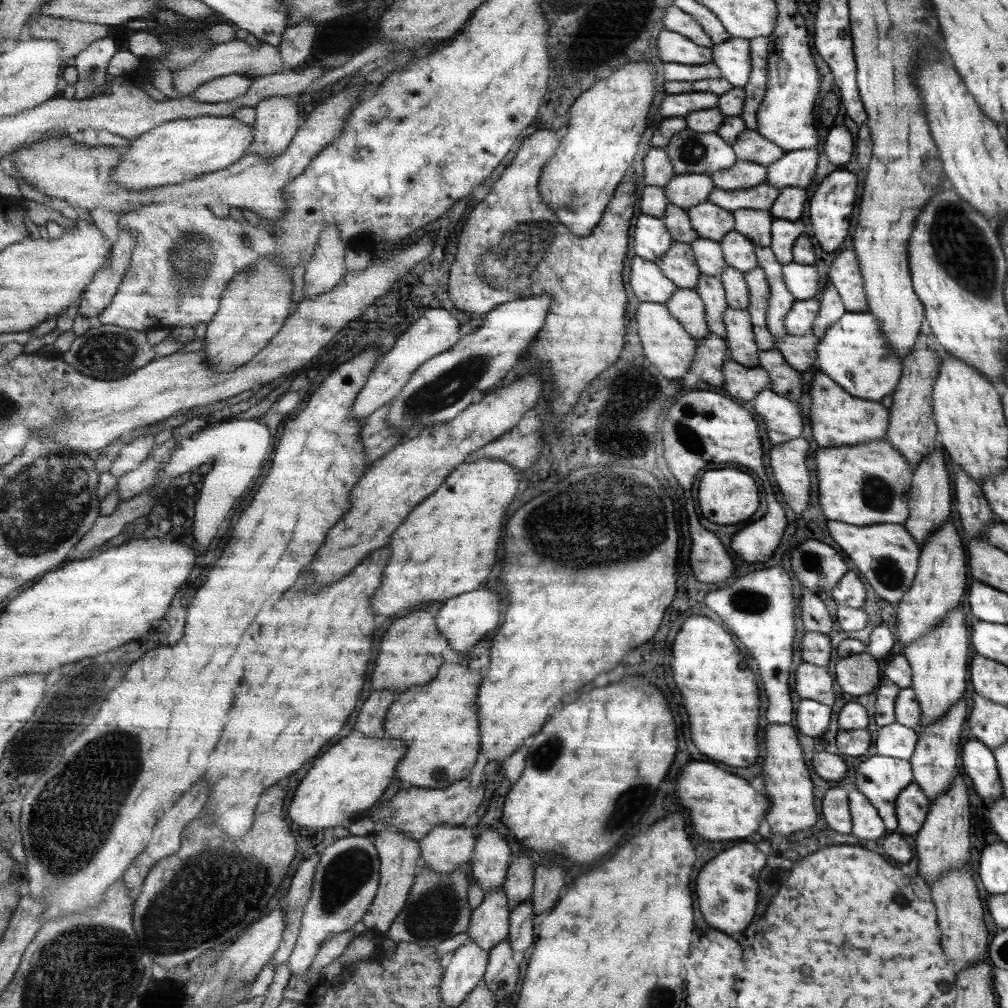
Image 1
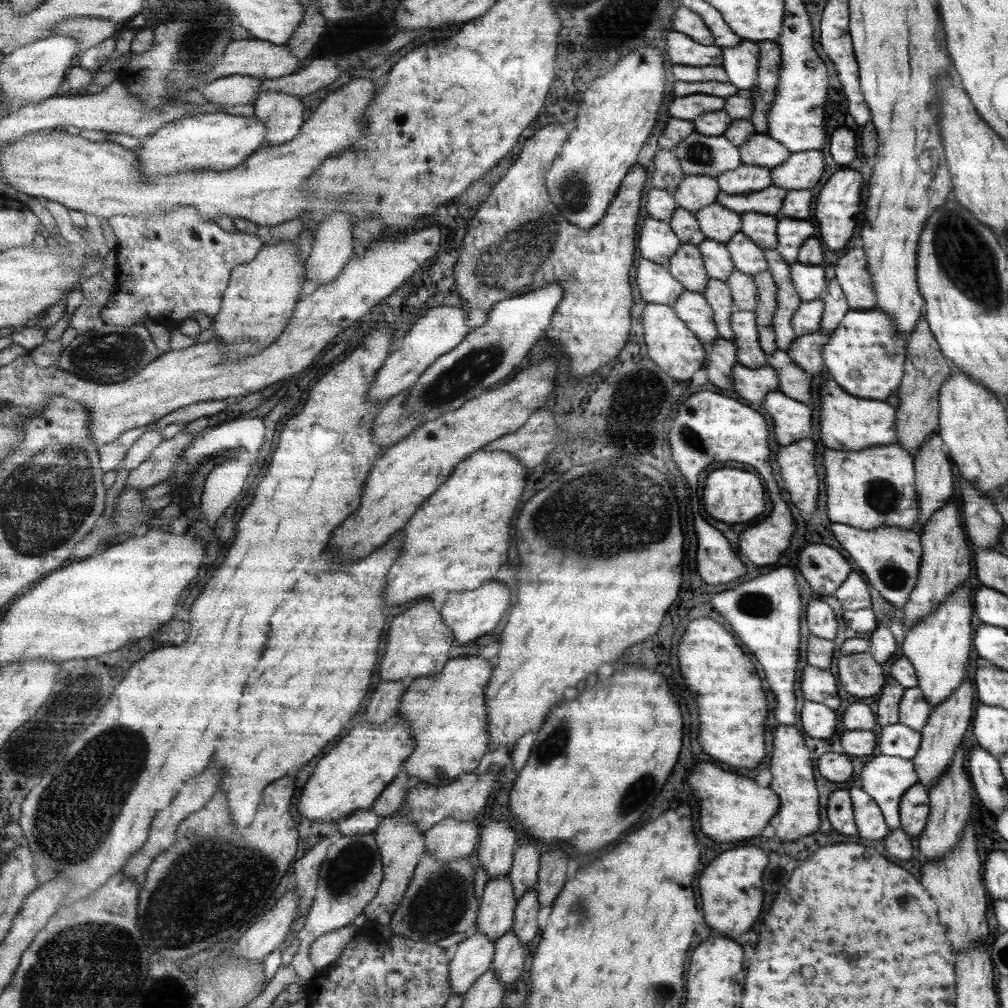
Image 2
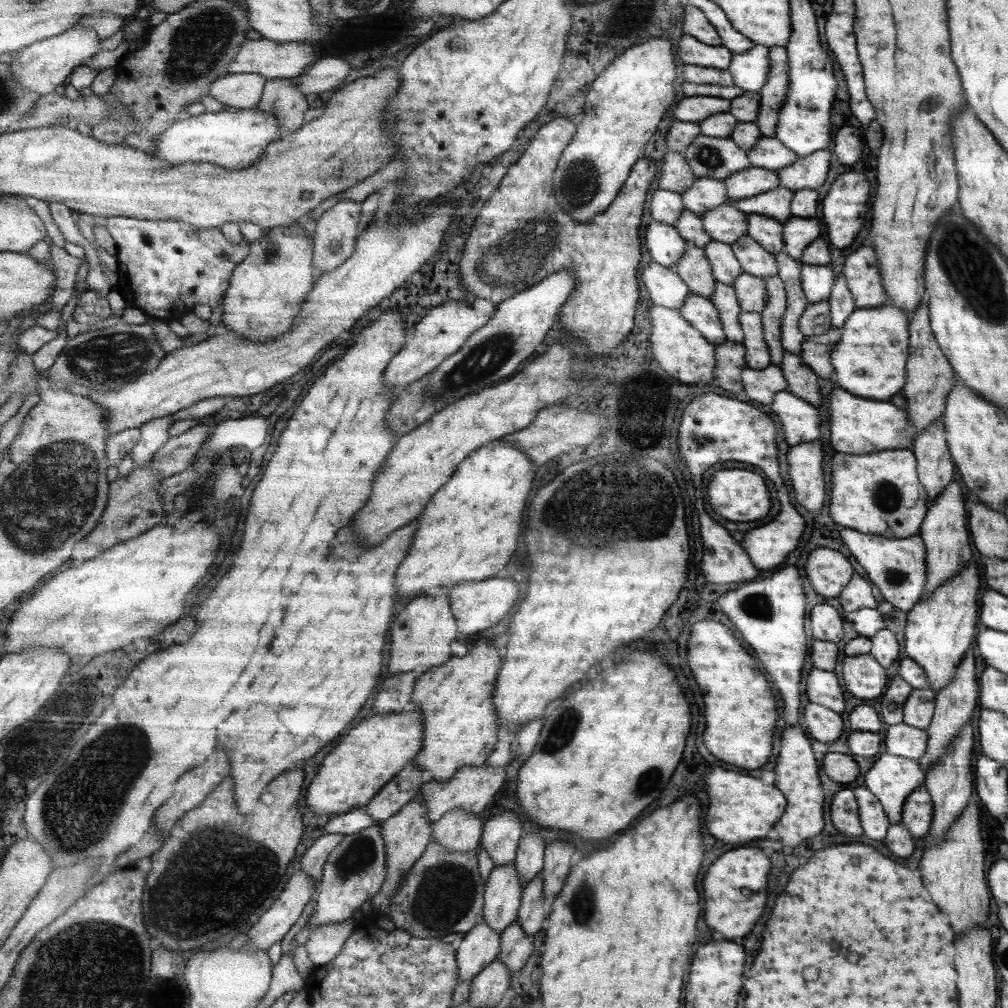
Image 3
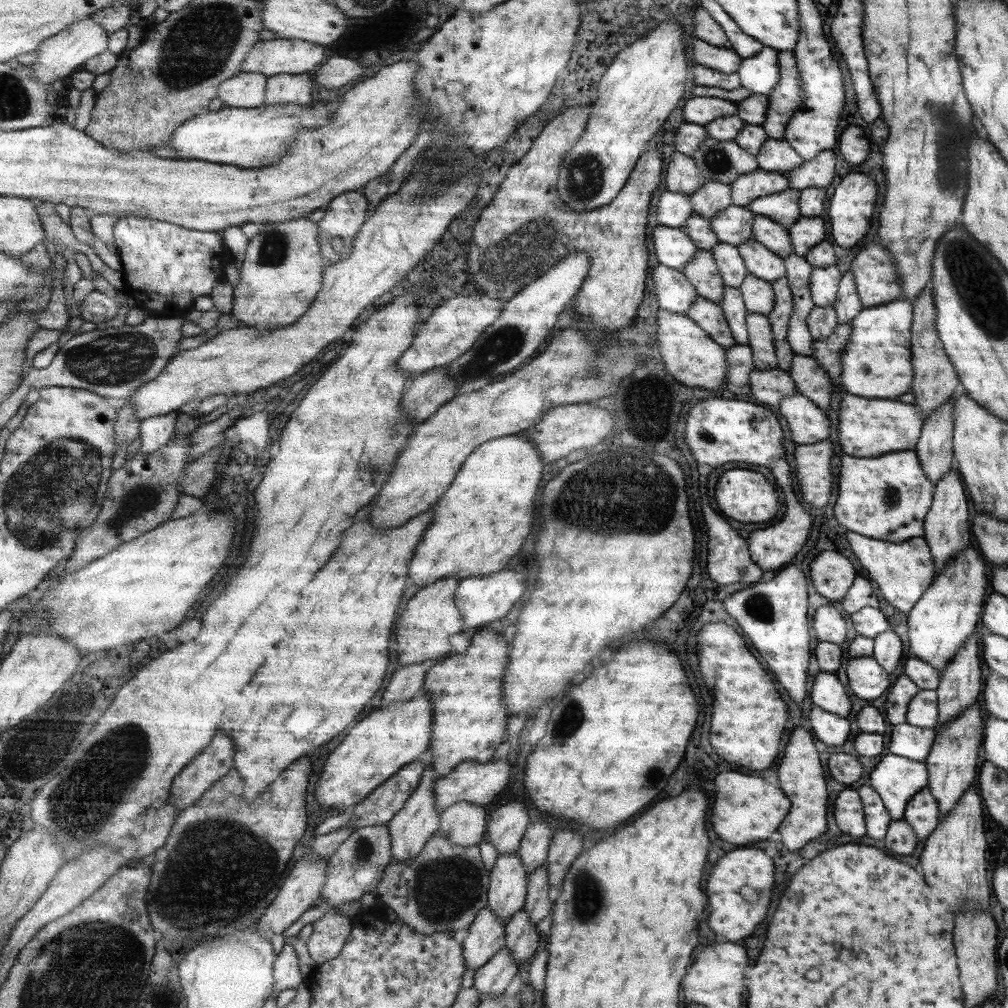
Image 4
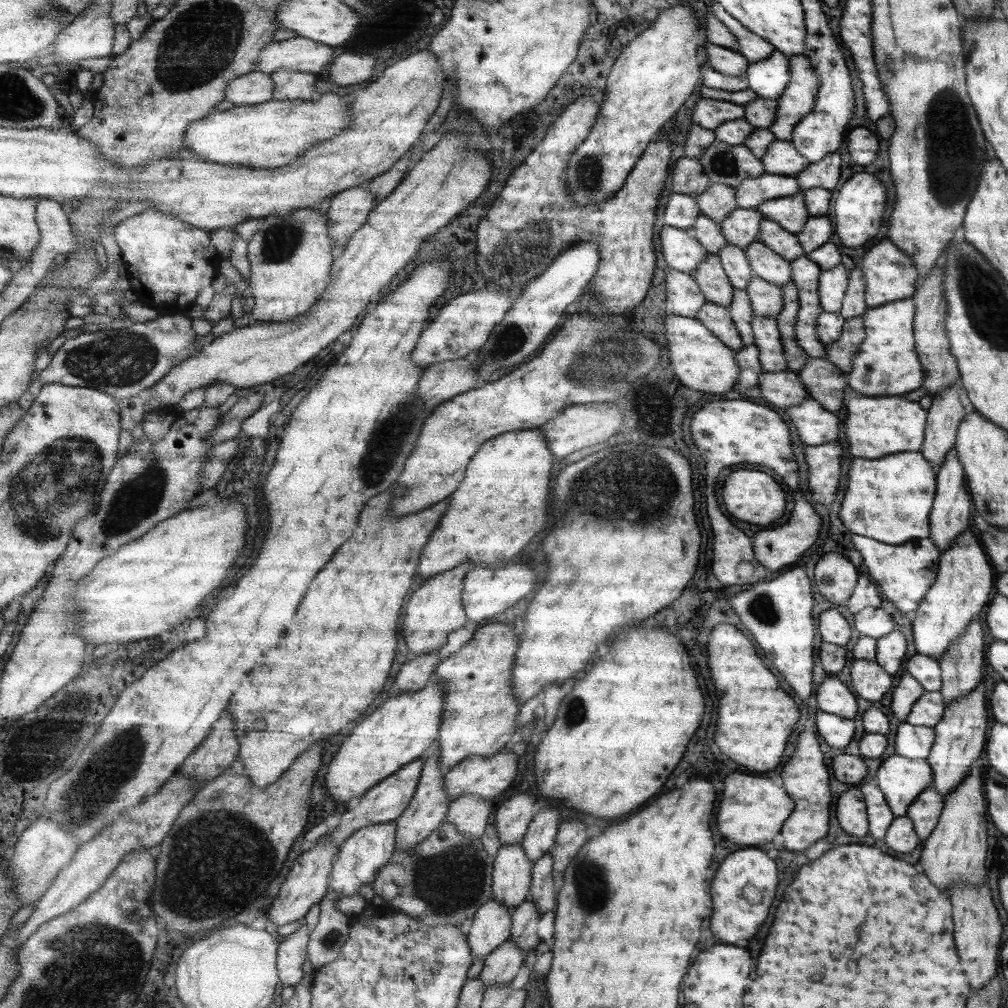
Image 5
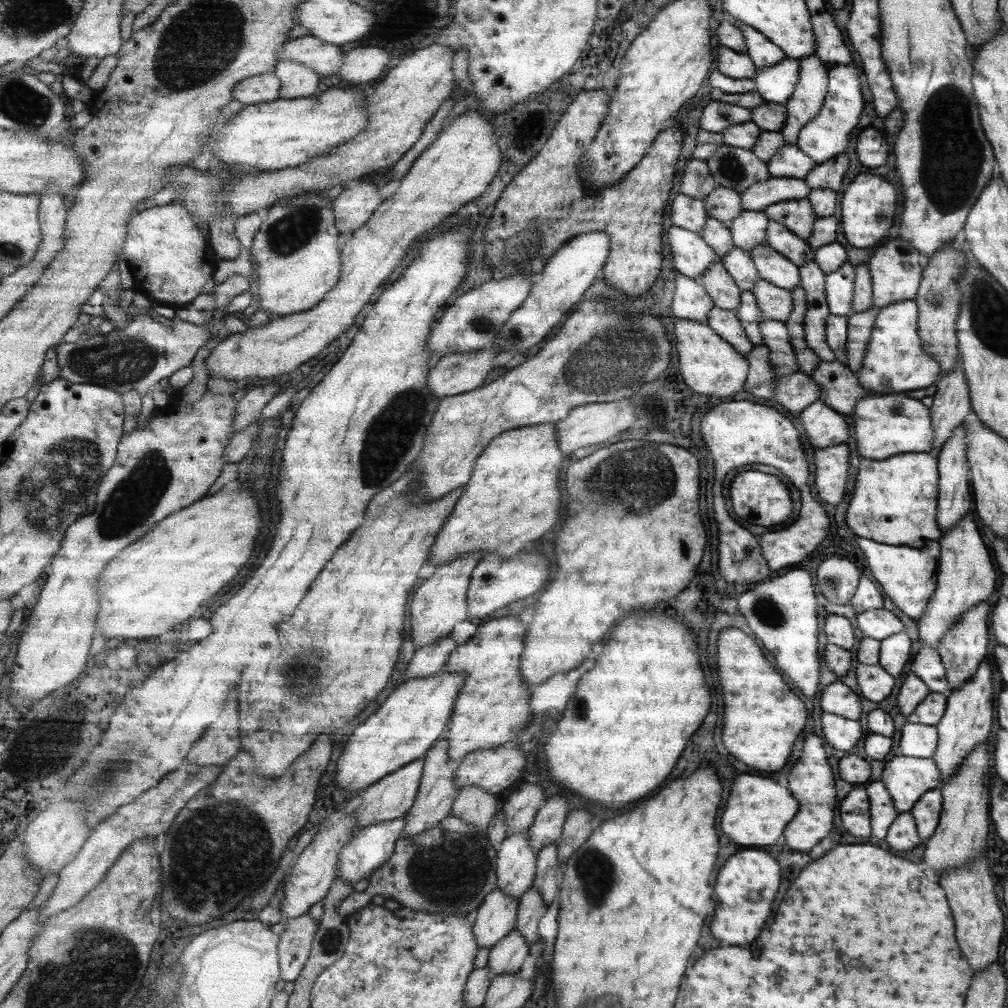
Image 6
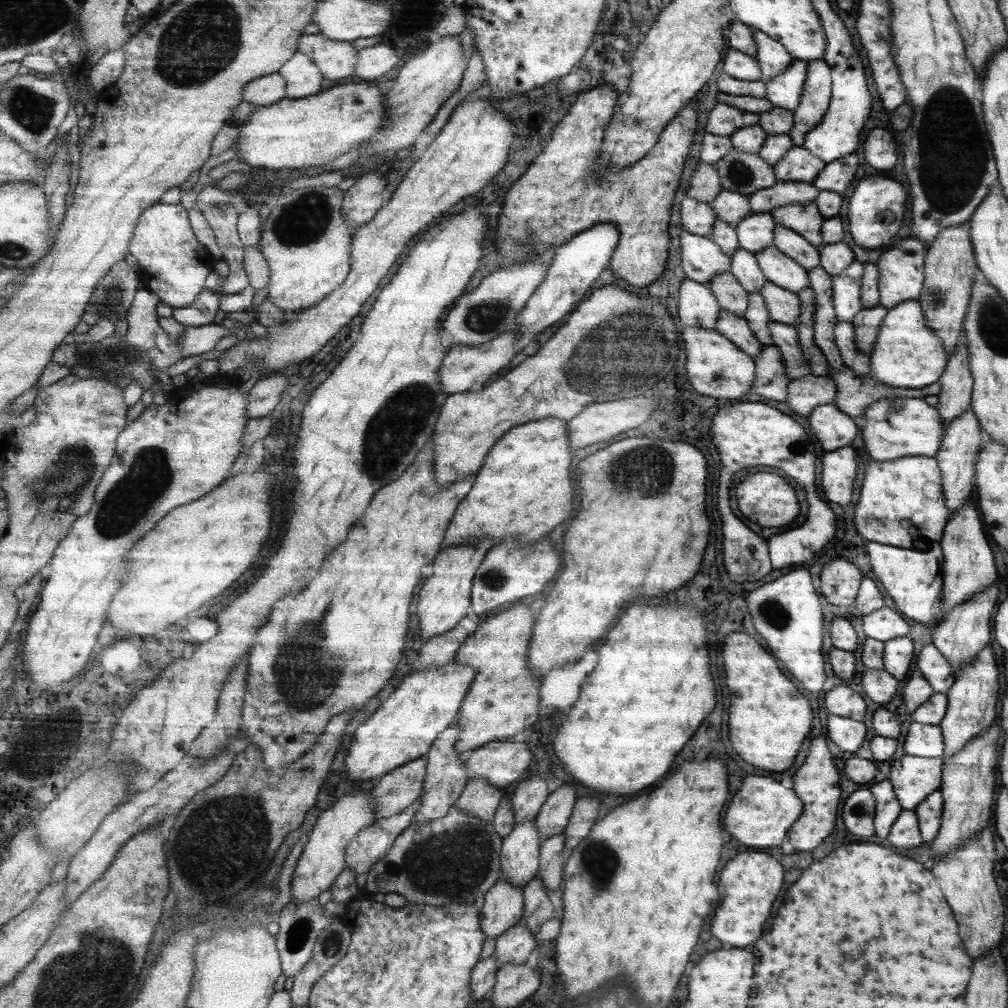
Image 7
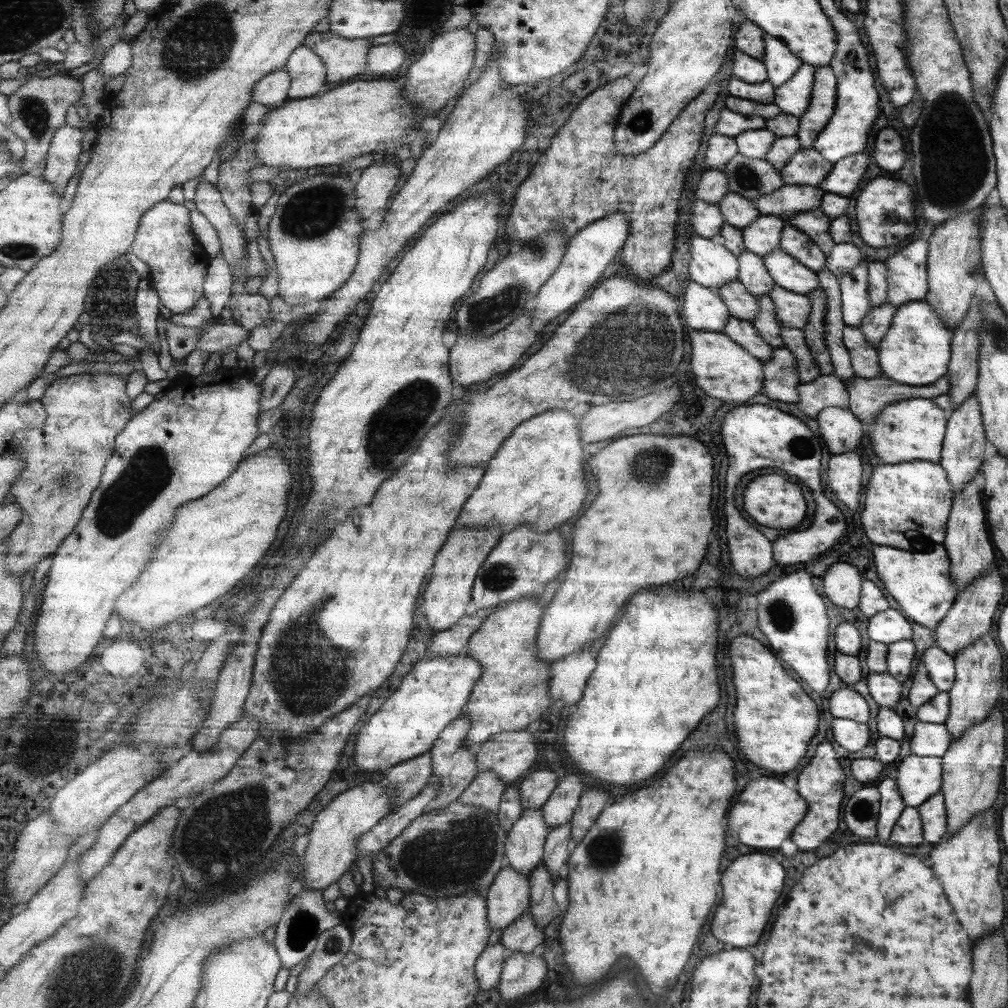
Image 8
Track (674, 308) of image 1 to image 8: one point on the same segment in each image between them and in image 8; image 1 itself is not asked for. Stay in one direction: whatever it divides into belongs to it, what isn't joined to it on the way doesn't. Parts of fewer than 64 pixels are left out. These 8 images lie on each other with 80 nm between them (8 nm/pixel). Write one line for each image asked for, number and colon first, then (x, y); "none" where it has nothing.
2: (693, 309)
3: (699, 311)
4: (709, 315)
5: (718, 319)
6: (726, 323)
7: (734, 327)
8: (743, 333)

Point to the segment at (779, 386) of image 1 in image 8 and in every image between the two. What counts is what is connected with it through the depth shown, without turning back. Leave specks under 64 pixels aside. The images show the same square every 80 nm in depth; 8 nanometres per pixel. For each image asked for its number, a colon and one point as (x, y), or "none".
2: (793, 381)
3: (801, 381)
4: (810, 379)
5: (825, 383)
6: (841, 390)
7: (854, 393)
8: (867, 398)

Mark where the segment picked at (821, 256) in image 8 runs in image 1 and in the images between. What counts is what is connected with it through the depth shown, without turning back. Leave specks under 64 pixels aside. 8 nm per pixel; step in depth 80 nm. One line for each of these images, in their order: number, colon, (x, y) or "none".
1: (755, 225)
2: (761, 228)
3: (768, 232)
4: (770, 234)
5: (782, 242)
6: (782, 240)
7: (790, 243)

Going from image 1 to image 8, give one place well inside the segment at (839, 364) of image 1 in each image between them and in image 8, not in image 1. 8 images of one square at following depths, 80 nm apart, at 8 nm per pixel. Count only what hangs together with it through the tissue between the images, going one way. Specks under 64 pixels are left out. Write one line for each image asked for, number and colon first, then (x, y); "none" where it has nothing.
2: (865, 354)
3: (870, 361)
4: (877, 361)
5: (887, 364)
6: (895, 362)
7: (907, 354)
8: (916, 351)

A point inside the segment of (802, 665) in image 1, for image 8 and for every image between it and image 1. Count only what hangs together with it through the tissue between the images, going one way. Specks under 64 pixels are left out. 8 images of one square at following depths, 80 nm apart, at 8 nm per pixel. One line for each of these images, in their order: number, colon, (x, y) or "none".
2: (817, 685)
3: (822, 688)
4: (828, 694)
5: (833, 697)
6: (838, 699)
7: (841, 701)
8: (844, 703)

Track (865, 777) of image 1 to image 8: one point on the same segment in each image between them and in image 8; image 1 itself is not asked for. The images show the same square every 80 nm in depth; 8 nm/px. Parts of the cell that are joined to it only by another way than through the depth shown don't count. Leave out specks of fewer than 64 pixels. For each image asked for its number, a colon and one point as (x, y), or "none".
2: (886, 779)
3: (891, 778)
4: (896, 779)
5: (901, 780)
6: (906, 778)
7: (913, 778)
8: (918, 778)

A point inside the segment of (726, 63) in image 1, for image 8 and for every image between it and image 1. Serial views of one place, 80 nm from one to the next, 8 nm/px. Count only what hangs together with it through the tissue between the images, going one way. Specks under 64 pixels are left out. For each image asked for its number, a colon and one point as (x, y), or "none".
2: (741, 62)
3: (749, 70)
4: (759, 74)
5: (767, 78)
6: (776, 84)
7: (784, 90)
8: (793, 97)

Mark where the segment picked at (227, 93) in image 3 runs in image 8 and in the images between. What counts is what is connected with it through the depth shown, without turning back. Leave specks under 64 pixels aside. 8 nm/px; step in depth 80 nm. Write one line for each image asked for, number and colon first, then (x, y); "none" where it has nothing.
4: (246, 90)
5: (258, 87)
6: (266, 87)
7: (265, 91)
8: (273, 90)

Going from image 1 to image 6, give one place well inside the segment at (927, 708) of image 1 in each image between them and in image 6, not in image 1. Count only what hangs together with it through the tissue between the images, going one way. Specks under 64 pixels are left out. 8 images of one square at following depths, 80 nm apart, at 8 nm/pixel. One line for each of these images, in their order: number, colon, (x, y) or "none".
2: (937, 645)
3: (938, 629)
4: (938, 624)
5: (964, 579)
6: (965, 577)

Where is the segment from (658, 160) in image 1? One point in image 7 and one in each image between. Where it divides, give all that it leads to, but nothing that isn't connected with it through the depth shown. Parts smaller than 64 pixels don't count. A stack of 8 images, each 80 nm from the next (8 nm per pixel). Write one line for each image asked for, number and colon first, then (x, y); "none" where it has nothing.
2: (667, 174)
3: (675, 175)
4: (682, 175)
5: (687, 178)
6: (697, 182)
7: (704, 186)

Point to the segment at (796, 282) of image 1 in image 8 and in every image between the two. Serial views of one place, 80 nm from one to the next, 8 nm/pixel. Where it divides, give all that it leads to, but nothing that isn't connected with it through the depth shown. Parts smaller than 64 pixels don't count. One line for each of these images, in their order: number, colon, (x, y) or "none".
2: (809, 280)
3: (817, 280)
4: (824, 281)
5: (832, 283)
6: (839, 285)
7: (846, 286)
8: (854, 285)

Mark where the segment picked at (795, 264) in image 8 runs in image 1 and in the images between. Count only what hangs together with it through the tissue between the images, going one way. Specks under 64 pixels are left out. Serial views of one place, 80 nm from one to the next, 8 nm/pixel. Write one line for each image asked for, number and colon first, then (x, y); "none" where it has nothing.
1: (739, 253)
2: (748, 258)
3: (753, 258)
4: (760, 262)
5: (766, 264)
6: (772, 266)
7: (780, 270)

